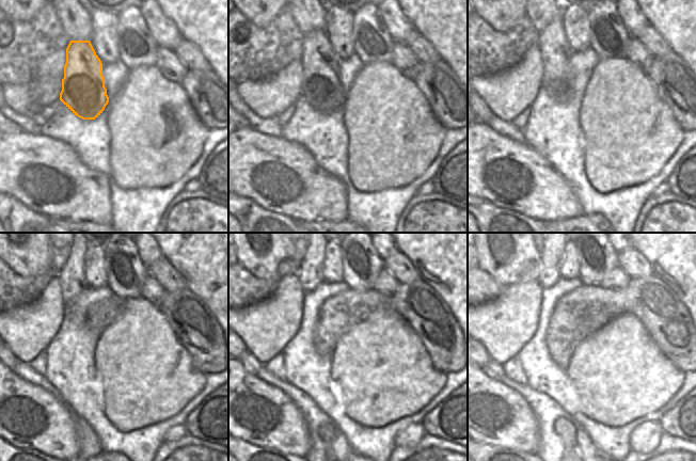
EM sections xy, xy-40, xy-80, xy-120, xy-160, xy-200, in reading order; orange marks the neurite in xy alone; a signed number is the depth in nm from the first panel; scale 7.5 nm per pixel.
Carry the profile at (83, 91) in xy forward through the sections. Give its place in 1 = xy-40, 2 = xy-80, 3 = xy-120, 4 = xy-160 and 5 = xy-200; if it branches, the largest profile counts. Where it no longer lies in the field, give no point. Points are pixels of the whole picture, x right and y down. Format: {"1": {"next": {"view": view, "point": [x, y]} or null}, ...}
{"1": {"next": {"view": "xy-40", "point": [320, 86]}}, "2": {"next": {"view": "xy-80", "point": [555, 51]}}, "3": {"next": {"view": "xy-120", "point": [72, 275]}}, "4": {"next": {"view": "xy-160", "point": [310, 274]}}, "5": {"next": {"view": "xy-200", "point": [552, 254]}}}

